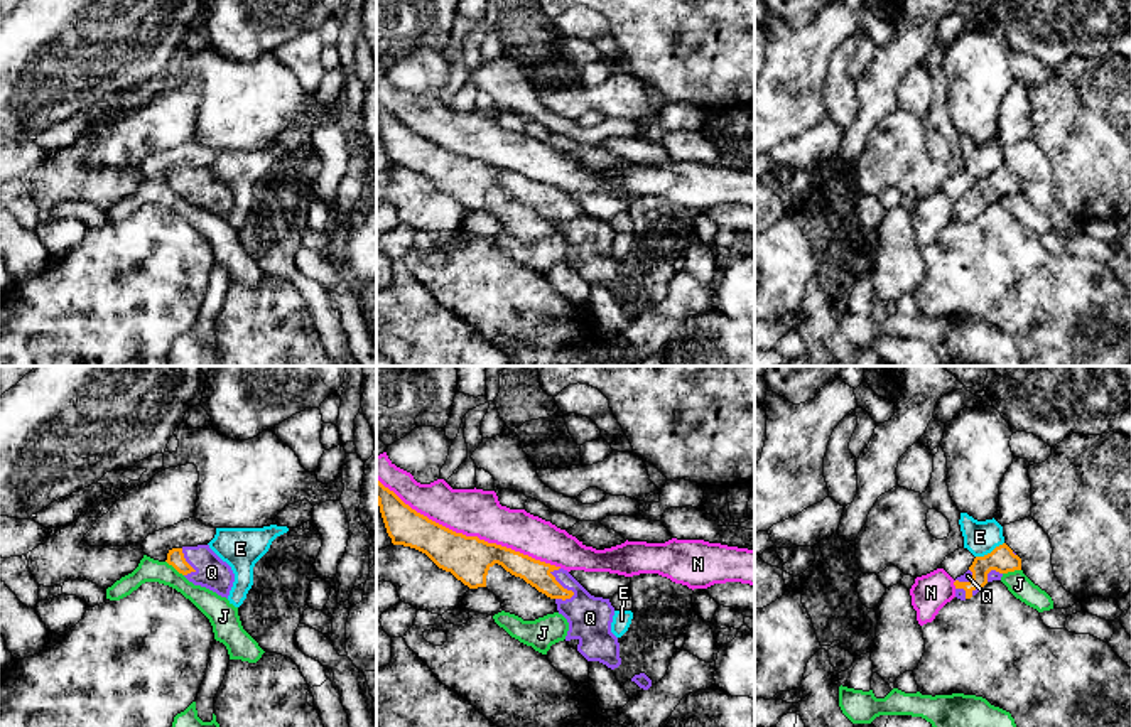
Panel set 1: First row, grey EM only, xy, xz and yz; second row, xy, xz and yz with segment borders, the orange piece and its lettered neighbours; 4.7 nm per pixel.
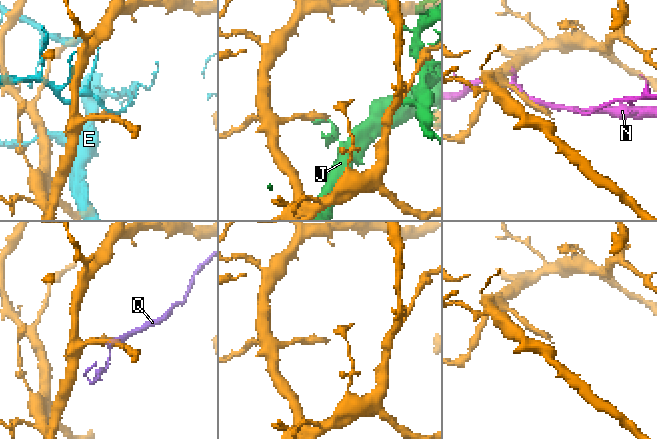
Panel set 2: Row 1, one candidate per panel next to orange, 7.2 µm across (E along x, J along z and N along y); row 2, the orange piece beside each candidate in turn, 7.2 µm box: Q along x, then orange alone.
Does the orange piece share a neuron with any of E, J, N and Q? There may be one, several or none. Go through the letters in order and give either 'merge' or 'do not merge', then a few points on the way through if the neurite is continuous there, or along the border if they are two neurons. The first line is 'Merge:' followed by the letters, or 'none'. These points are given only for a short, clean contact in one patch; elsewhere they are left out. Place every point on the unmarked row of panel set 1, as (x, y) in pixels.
Merge: Q
E: do not merge
J: do not merge
N: do not merge
Q: merge

